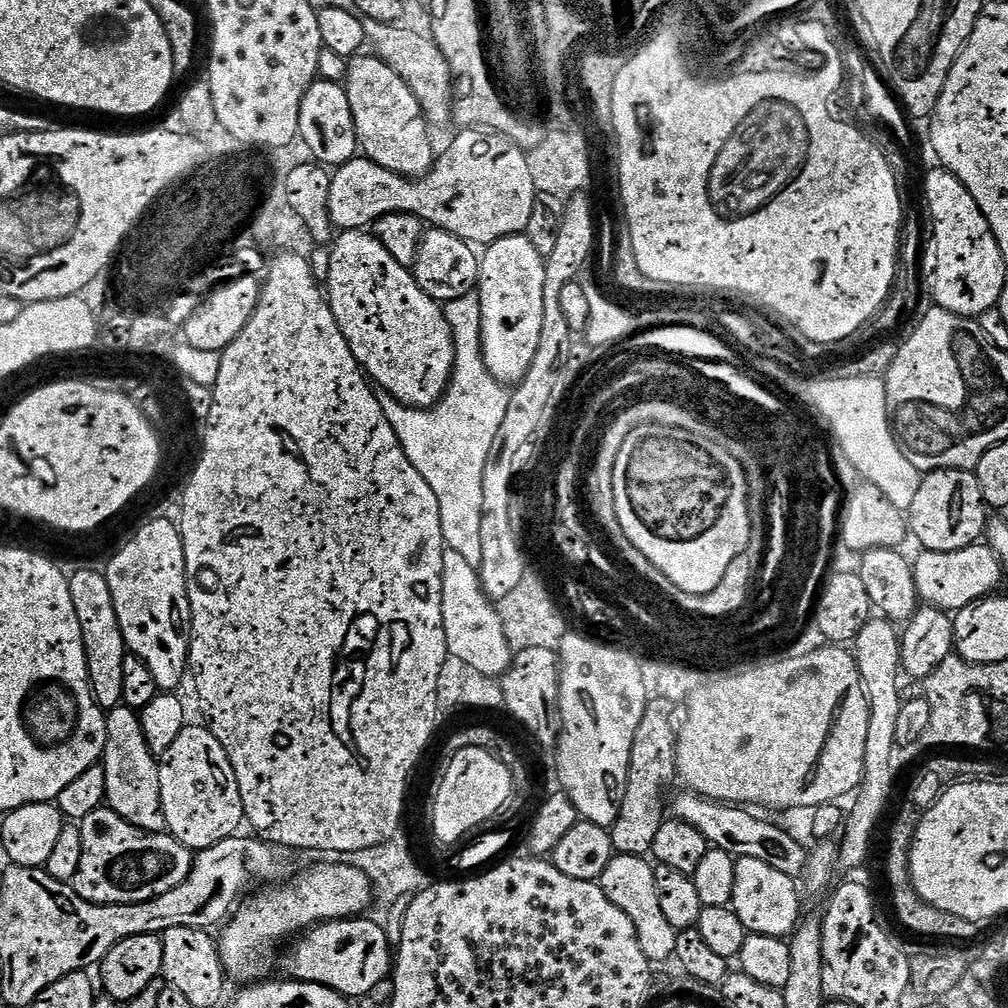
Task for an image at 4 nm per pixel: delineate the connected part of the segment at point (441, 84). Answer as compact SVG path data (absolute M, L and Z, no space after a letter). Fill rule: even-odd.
M363 18L365 38L372 48L371 51L380 58L386 66L390 66L394 73L400 75L406 86L413 91L420 103L423 112L423 119L429 125L448 124L452 120L452 76L454 77L454 68L450 60L443 55L440 48L431 37L420 37L411 28L407 26L397 26L396 24L383 24L374 22L374 18Z

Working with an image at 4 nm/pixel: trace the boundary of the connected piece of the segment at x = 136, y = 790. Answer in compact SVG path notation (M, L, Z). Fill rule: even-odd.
M123 706L111 709L106 716L106 732L108 737L102 740L102 767L106 780L106 794L104 795L107 807L113 808L118 815L126 822L130 822L136 828L141 828L143 832L165 831L164 811L160 801L160 787L158 786L158 767L157 757L148 748L148 743L144 738L144 731L140 726L140 717L133 709Z

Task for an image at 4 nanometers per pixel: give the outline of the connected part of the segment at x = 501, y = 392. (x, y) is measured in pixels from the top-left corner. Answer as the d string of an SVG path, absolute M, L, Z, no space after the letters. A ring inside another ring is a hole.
M473 294L443 305L444 317L452 327L456 347L456 369L444 399L432 408L409 408L394 397L380 396L380 405L398 434L406 458L426 478L434 498L438 498L444 543L462 558L483 562L483 472L490 448L508 410L509 389L495 380L482 354L482 314L480 297Z

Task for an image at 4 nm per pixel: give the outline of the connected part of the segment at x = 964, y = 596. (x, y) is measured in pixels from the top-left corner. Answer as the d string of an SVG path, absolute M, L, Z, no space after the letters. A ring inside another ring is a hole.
M977 542L969 548L957 552L923 551L912 570L916 579L916 590L921 601L933 608L942 608L949 614L955 614L975 600L995 593L1000 584L1002 569L1000 559L992 553L987 543Z

